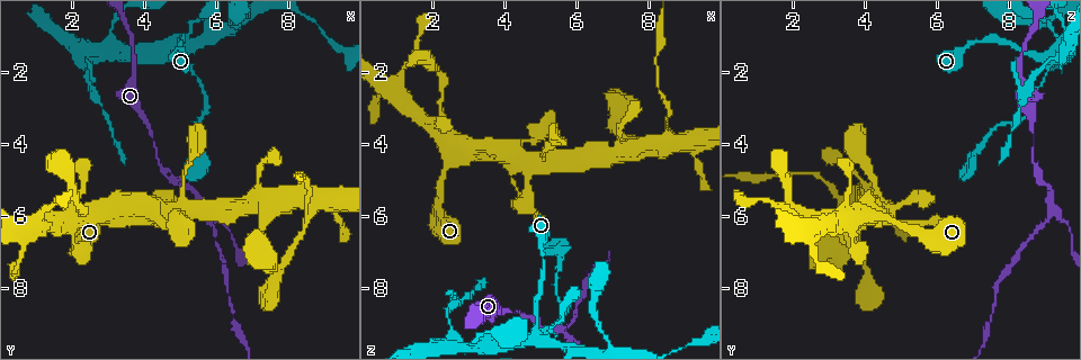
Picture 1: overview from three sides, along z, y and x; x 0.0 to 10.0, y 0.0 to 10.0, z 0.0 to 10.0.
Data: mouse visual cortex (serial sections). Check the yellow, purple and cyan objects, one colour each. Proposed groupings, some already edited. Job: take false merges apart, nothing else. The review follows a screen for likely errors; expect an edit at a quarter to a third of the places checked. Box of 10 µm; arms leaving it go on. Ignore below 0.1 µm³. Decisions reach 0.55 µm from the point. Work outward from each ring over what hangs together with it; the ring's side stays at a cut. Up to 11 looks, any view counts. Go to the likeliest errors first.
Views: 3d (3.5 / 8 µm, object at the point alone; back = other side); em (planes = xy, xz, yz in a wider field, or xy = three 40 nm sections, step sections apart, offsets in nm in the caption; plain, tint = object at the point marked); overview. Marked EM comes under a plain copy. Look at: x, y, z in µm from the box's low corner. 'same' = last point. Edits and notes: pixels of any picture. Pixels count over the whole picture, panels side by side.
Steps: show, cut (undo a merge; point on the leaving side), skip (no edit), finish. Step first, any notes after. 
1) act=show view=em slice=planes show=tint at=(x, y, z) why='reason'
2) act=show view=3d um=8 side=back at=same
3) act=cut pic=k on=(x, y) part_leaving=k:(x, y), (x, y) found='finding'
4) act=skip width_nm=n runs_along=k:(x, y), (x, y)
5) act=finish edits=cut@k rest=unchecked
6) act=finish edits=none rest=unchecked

act=show view=3d um=3.5 at=(5.65, 5.75, 9.25) why='branch point'

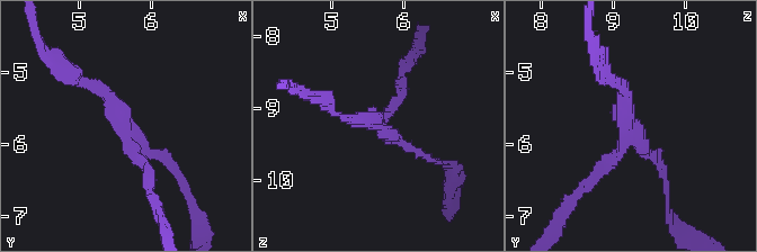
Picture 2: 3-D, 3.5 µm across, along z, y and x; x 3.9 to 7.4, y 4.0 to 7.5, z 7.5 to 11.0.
act=show view=em slice=xy step=2 show=tint at=(5.65, 5.80, 9.15) arms=3 arm_widths_nm=150,150,150

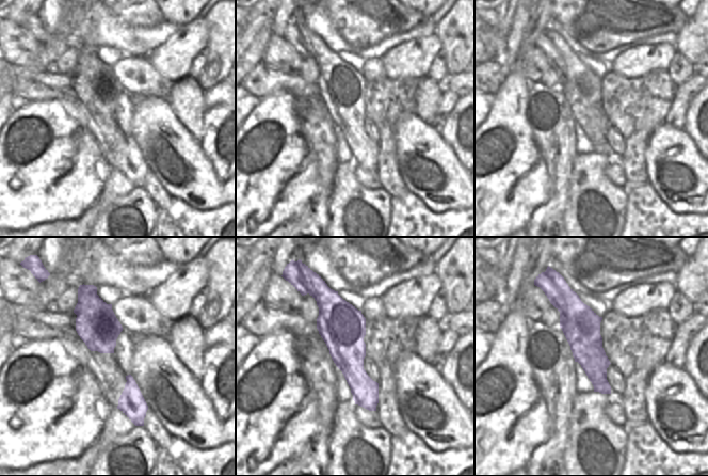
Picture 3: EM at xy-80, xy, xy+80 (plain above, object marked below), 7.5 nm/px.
act=cut pic=2 on=(144, 162) found='a second cell is stuck on'

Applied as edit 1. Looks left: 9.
act=show view=overview

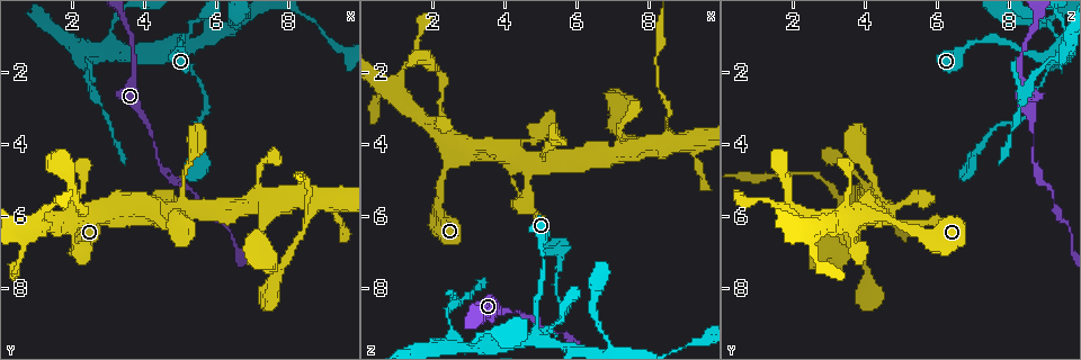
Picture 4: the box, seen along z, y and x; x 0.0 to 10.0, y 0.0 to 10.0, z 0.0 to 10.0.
act=show view=em slice=xy step=2 show=tint at=(4.85, 1.50, 9.30) why='four or more arms meet'

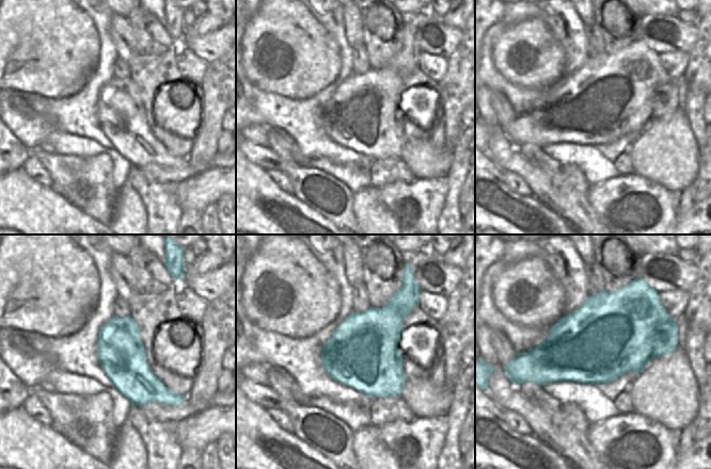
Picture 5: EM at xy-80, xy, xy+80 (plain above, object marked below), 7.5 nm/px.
act=show view=3d um=3.5 at=same why='see where the arms go'

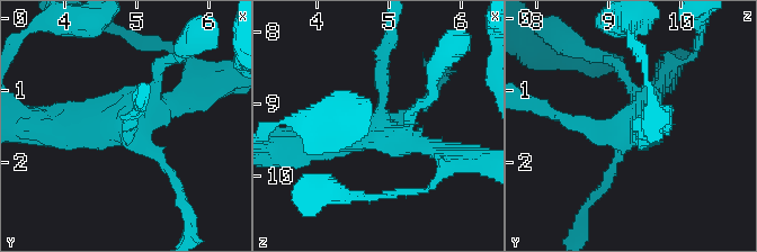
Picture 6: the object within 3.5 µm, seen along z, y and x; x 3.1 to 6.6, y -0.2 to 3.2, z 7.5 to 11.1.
act=skip runs_along=6:(383, 56), (380, 128), (306, 145) found='all the same cell'

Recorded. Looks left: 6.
act=show view=3d um=3.5 at=(2.60, 1.60, 9.25) why='three-way junction'

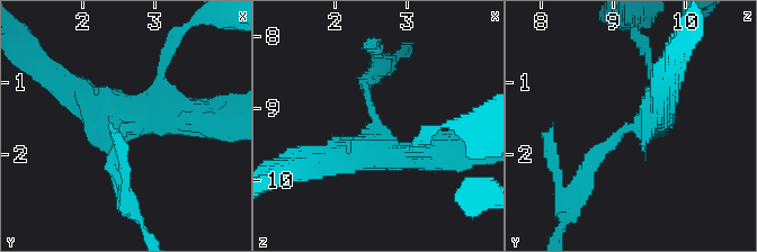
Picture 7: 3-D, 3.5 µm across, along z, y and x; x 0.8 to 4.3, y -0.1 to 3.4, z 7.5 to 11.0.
act=show view=em slice=xy step=1 show=tint at=(2.55, 1.60, 9.35)

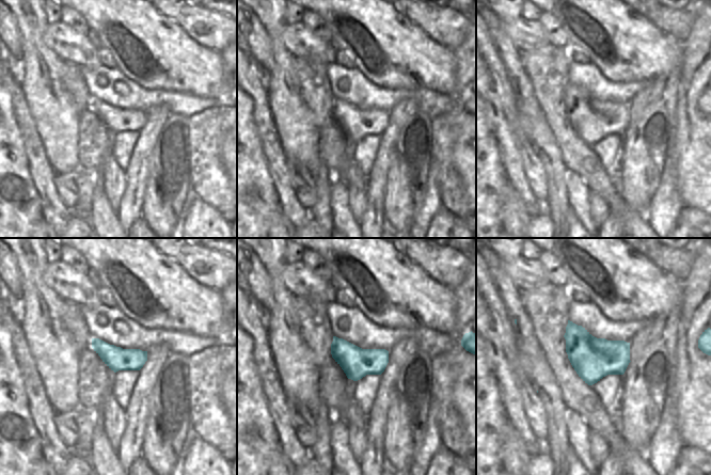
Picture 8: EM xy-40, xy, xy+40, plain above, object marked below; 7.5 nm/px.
act=cut pic=7 on=(595, 160) width_nm=220 part_leaving=7:(620, 133), (588, 168), (568, 216) found='two cells meet here'

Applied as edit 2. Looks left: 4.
act=show view=overview why='redraw'

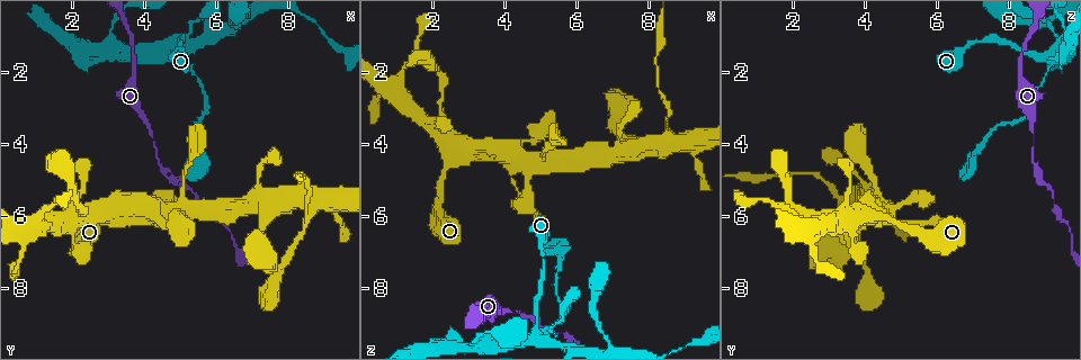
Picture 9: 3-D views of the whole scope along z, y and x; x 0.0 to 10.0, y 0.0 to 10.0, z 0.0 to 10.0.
act=show view=3d um=3.5 at=(8.65, 5.60, 4.00) why='sudden change in width'

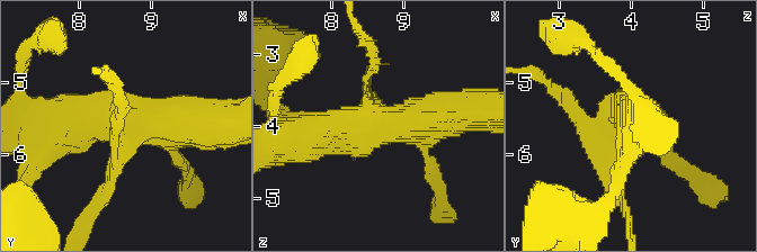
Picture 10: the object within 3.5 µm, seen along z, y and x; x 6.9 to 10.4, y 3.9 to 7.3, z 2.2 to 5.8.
act=show view=em slice=xy step=5 show=tint at=(8.60, 5.60, 4.00) arms=4 arm_widths_nm=150,200,500,600

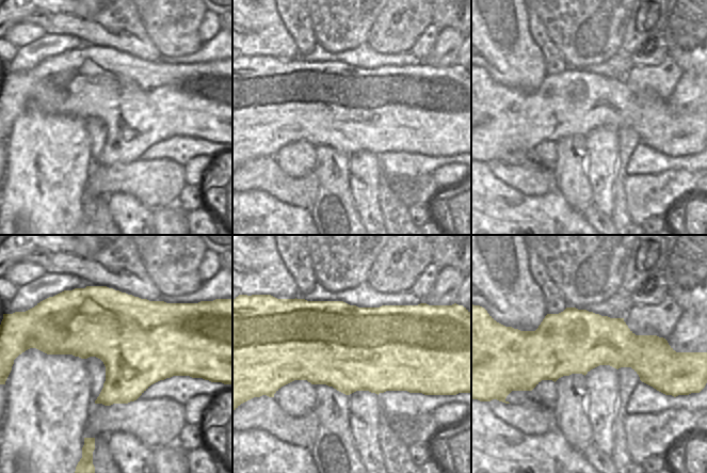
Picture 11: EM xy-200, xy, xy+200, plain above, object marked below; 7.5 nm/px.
act=cut pic=10 on=(561, 98) part_leaving=10:(595, 135), (575, 108), (534, 73) found='two cells meet here'

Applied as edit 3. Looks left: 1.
act=finish edits=cut@2,cut@7,cut@10 rest=unchecked

